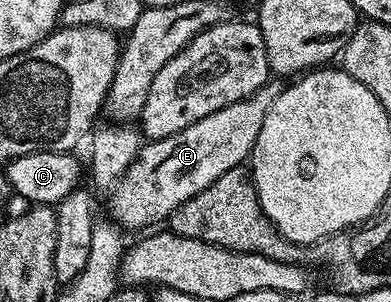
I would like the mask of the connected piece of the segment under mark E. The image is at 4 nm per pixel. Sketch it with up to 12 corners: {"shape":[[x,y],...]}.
{"shape":[[278,78],[144,142],[109,192],[123,229],[154,228],[243,167]]}

